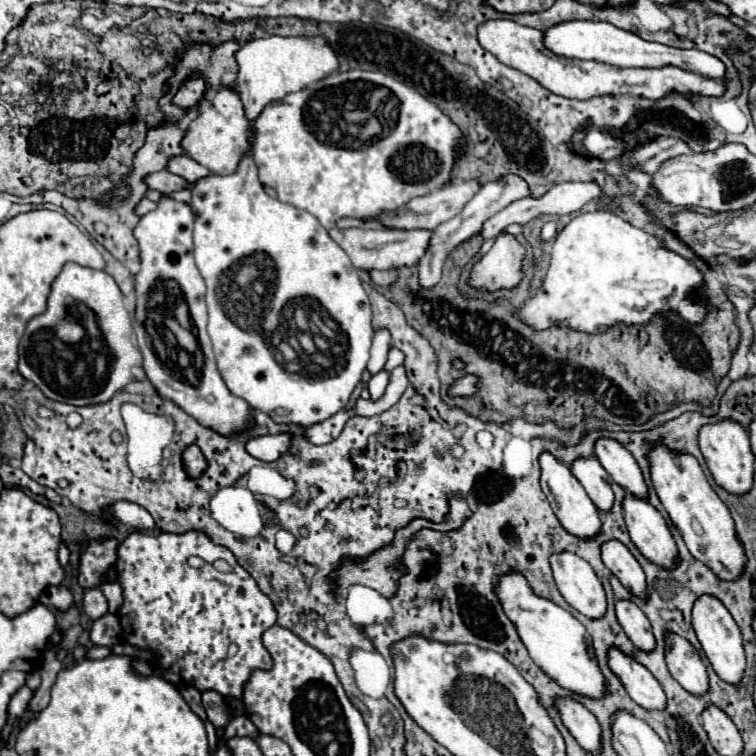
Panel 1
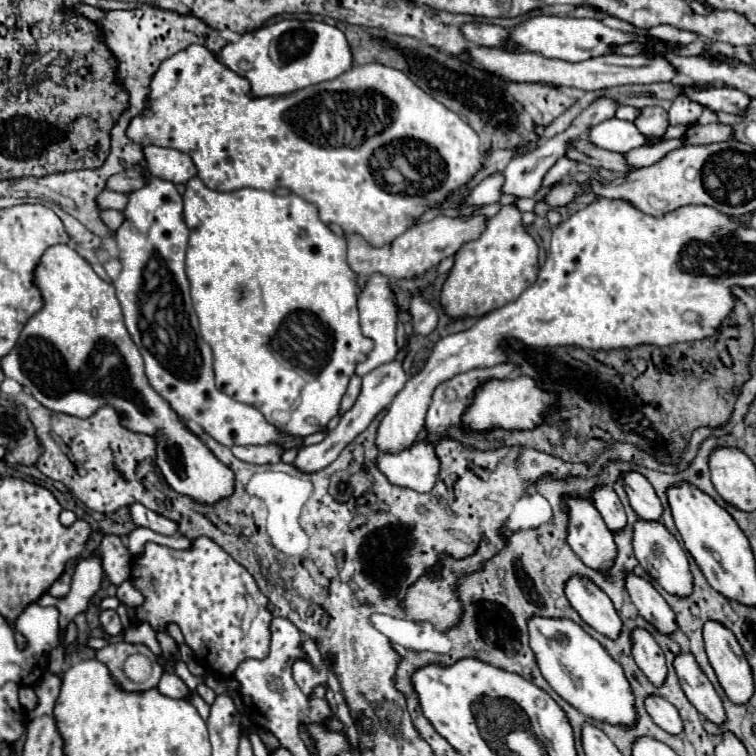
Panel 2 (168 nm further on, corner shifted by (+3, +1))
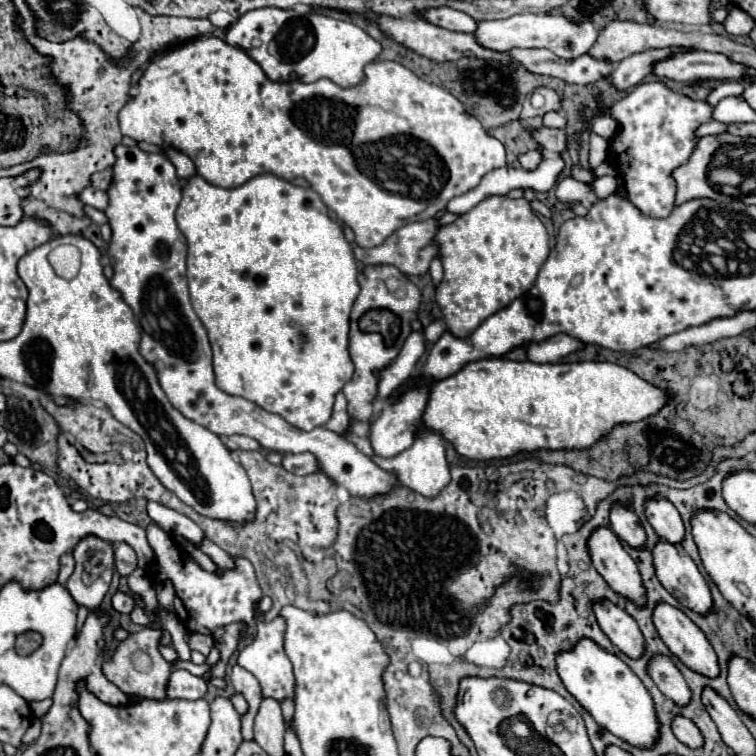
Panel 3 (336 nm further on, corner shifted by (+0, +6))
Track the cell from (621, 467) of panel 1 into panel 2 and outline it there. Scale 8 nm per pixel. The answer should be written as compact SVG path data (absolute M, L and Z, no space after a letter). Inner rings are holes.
M627 471L623 473L623 487L629 497L629 503L633 511L641 519L659 519L663 513L661 501L655 495L651 483L639 473L639 471Z

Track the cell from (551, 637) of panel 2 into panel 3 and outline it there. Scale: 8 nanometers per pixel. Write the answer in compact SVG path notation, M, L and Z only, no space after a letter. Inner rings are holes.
M582 638L574 650L558 654L558 674L566 690L602 728L636 748L652 748L658 742L660 722L654 700L640 678L618 656L608 654L596 642Z

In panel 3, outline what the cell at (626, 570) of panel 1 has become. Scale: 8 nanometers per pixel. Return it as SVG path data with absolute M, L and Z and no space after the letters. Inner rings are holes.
M658 604L656 610L654 610L654 624L656 624L656 630L658 630L660 638L664 640L664 644L670 648L670 652L676 658L680 658L680 662L684 666L688 666L690 670L694 670L702 676L708 676L708 678L716 678L720 674L718 658L716 658L716 652L712 648L712 644L702 634L702 630L698 630L698 626L682 610L678 610L670 604Z

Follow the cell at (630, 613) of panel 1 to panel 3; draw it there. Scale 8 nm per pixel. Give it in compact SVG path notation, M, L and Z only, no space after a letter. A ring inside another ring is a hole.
M652 658L650 660L650 676L656 682L656 686L660 688L660 692L670 698L676 706L686 706L690 704L692 692L684 680L684 676L680 674L680 670L670 662L670 658Z

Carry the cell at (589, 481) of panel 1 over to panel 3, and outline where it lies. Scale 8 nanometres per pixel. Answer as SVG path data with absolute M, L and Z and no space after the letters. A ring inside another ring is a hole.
M620 504L612 506L610 512L610 526L614 530L614 534L624 540L628 546L636 548L636 550L644 550L646 548L646 532L638 520L638 516L632 510L626 510Z

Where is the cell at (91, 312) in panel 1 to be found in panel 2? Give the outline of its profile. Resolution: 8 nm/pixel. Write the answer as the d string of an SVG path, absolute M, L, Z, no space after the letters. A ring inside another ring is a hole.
M55 245L43 253L43 263L39 263L39 271L35 271L35 285L41 289L45 303L41 311L37 311L25 323L13 351L1 359L5 377L19 381L25 391L29 391L43 407L51 411L67 413L73 417L91 417L103 405L115 407L119 413L125 413L123 423L127 423L127 429L155 435L157 465L163 471L169 487L181 495L191 495L201 503L217 503L219 499L229 497L233 493L231 469L219 463L215 455L211 455L199 437L195 437L185 427L171 405L149 385L143 371L143 357L127 333L121 303L115 295L113 283L103 281L73 247Z

